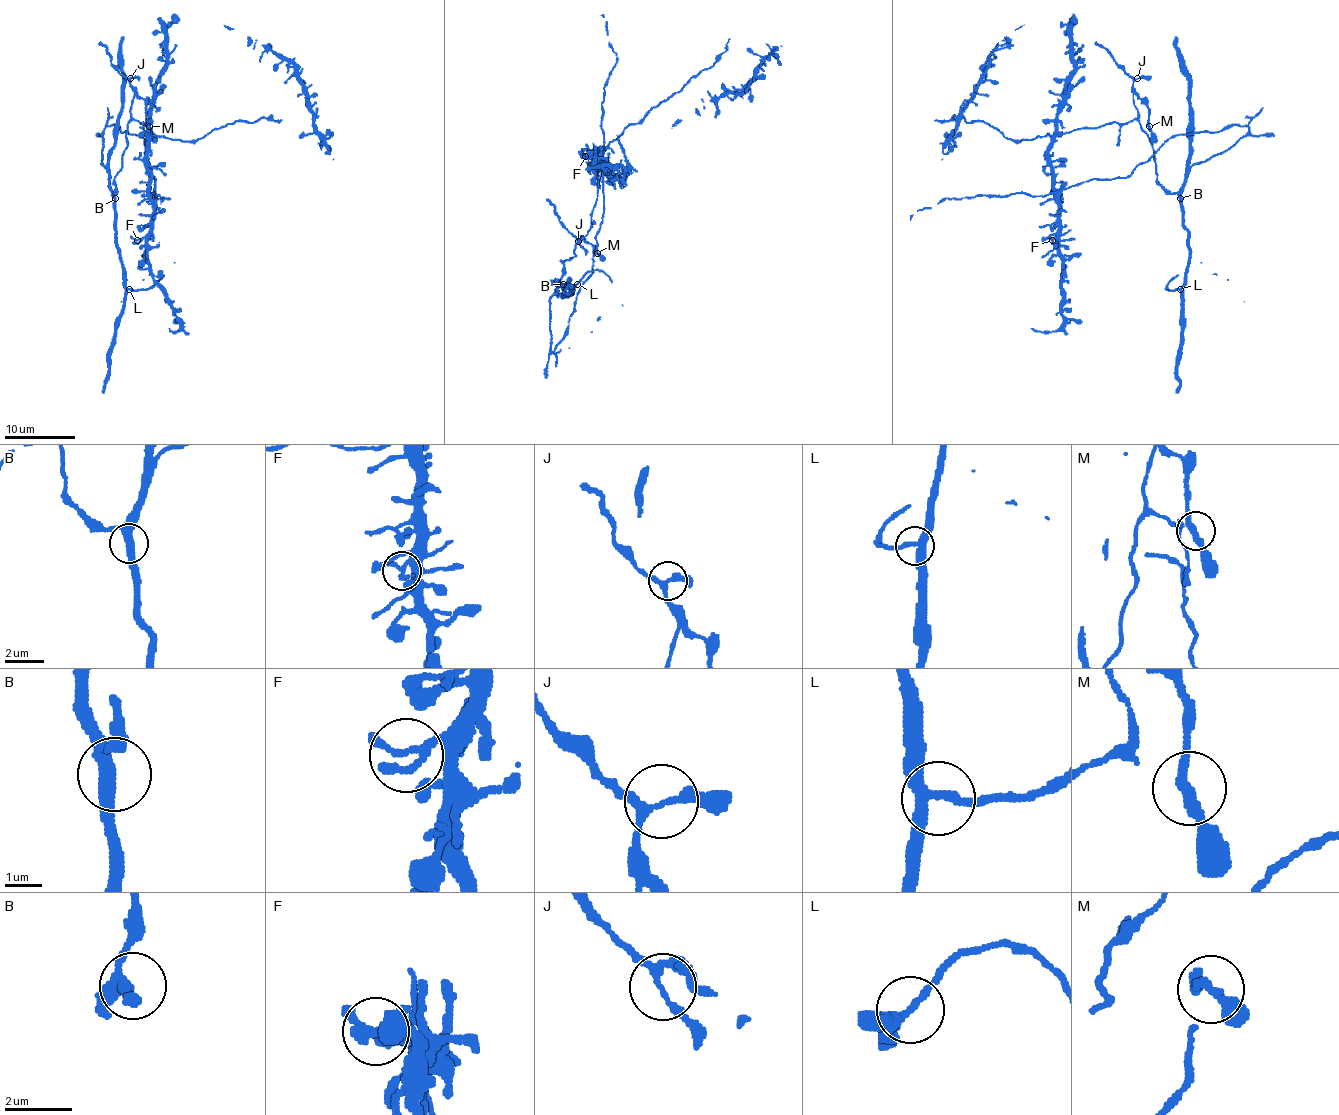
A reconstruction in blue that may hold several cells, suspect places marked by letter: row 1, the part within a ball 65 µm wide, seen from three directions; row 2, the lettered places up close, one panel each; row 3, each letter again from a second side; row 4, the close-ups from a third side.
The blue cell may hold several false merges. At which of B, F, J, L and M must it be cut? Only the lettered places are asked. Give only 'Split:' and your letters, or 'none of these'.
Split: none of these

